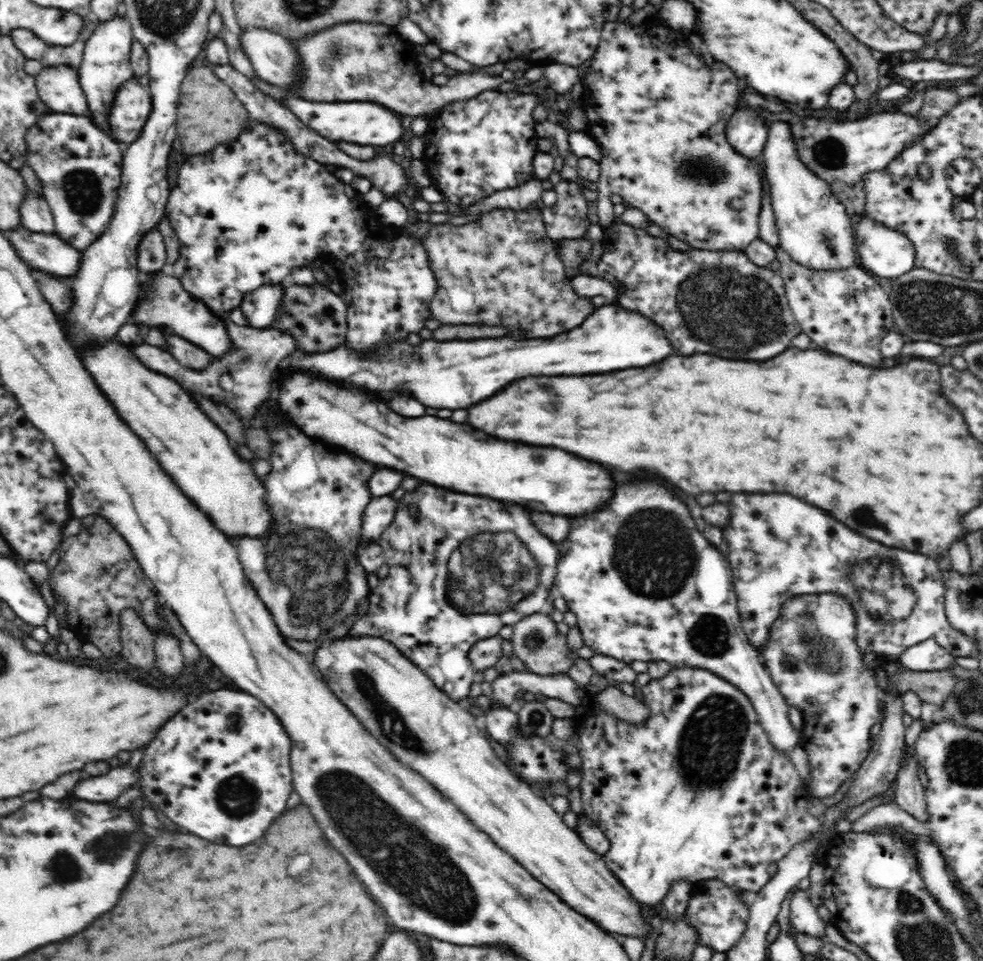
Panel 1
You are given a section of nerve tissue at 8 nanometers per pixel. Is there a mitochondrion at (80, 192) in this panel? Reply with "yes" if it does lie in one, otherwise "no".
yes

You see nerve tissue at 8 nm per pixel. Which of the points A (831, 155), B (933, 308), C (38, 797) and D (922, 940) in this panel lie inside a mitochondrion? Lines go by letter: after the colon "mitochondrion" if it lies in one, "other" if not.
A: mitochondrion
B: mitochondrion
C: other
D: mitochondrion

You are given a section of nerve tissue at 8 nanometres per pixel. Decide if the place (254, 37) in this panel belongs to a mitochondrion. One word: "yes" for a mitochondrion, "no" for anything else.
no

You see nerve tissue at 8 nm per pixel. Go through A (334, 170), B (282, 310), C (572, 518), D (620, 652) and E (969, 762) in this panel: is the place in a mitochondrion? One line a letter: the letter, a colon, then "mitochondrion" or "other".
A: other
B: other
C: other
D: other
E: mitochondrion

